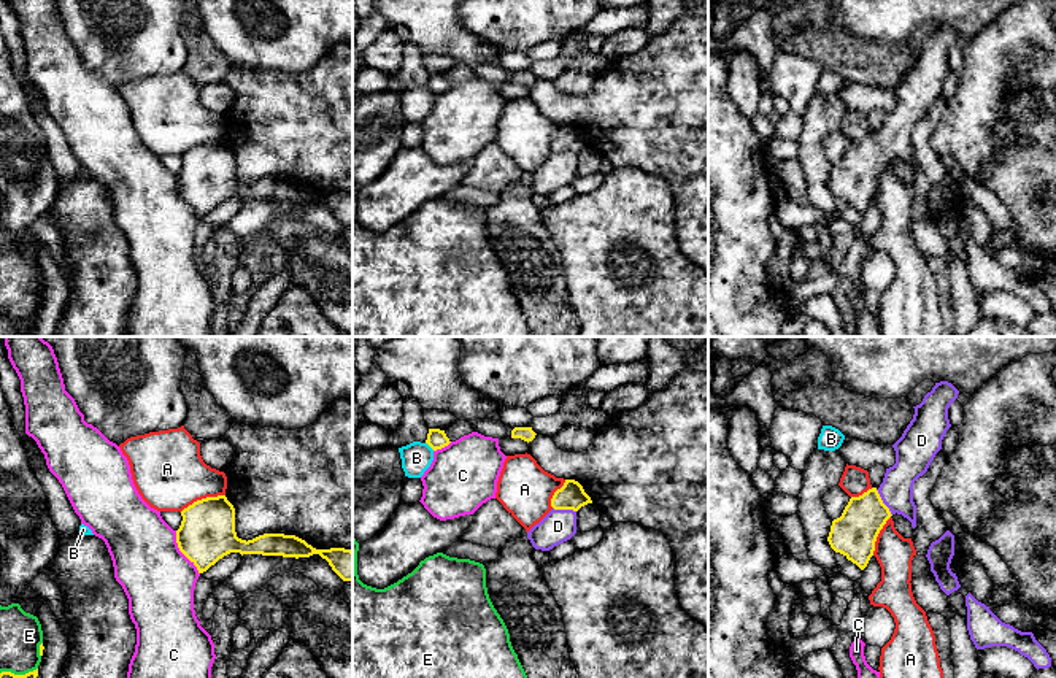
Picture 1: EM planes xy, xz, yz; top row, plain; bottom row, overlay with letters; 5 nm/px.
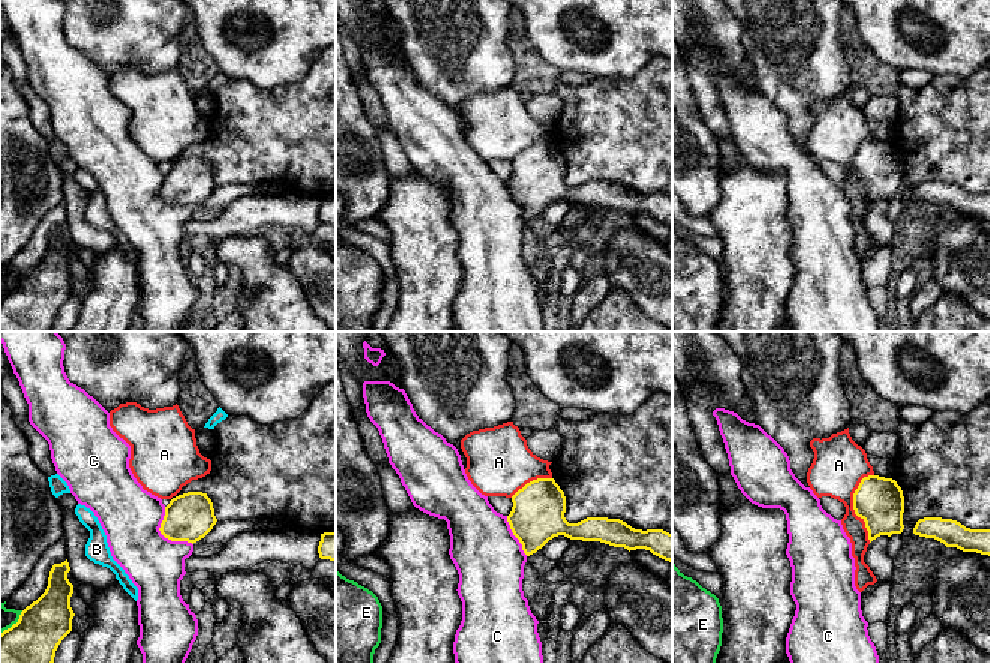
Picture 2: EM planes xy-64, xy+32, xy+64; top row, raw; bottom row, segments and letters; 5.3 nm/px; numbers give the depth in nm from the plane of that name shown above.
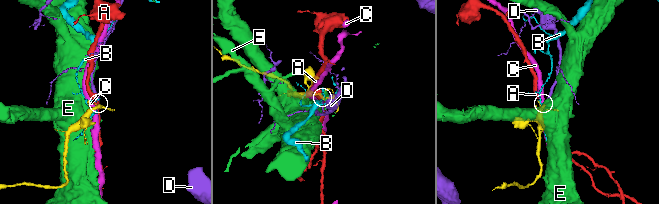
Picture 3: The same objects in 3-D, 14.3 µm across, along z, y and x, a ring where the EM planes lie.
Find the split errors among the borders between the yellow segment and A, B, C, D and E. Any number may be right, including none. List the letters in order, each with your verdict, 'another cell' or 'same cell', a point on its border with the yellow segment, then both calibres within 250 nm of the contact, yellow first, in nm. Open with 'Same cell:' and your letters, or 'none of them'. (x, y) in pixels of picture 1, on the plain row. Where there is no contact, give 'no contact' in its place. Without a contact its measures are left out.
Same cell: D
A: another cell; contact xy (202, 143); calibres 280 and 360 nm
B: another cell; contact xz (431, 91); calibres 100 and 160 nm
C: another cell; contact xy (181, 196); calibres 280 and 360 nm
D: same cell; contact yz (882, 146); calibres 220 and 170 nm
E: another cell; contact xy (18, 319); calibres 180 and 220 nm

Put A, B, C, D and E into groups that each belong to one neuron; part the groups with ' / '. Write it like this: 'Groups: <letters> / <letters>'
Groups: A / B / C / D / E

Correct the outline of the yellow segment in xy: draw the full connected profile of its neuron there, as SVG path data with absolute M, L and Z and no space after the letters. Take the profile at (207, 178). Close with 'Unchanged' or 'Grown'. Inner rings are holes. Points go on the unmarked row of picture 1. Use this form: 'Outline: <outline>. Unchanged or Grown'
Outline: M225 140L197 144L184 152L181 160L176 187L198 218L206 216L230 197L295 203L319 198L343 225L353 227L351 194L316 194L305 184L284 178L264 178L248 186L238 183L235 176L235 152Z. Unchanged

